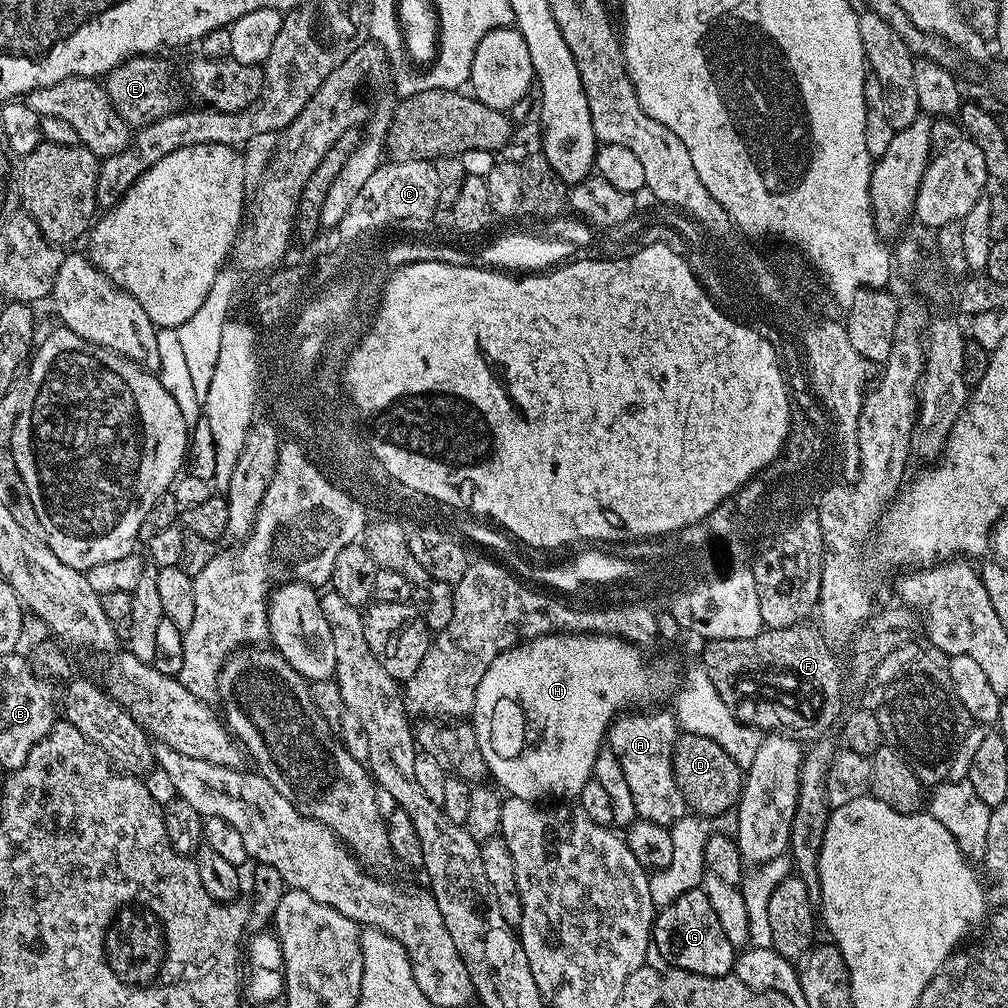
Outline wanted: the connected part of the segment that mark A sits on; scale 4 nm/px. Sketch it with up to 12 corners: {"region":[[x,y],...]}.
{"region":[[628,710],[606,744],[637,817],[671,829],[678,790],[671,711]]}

